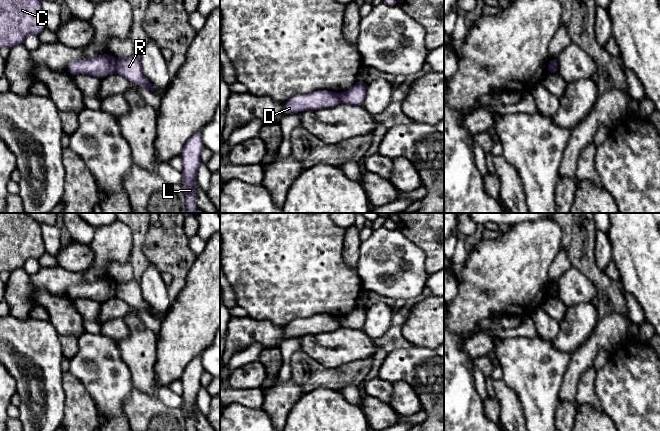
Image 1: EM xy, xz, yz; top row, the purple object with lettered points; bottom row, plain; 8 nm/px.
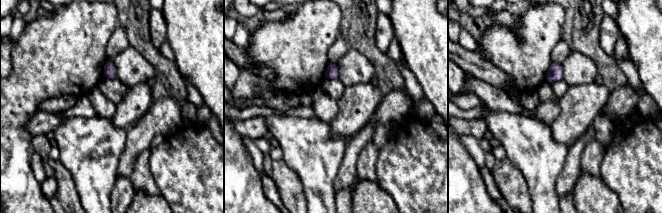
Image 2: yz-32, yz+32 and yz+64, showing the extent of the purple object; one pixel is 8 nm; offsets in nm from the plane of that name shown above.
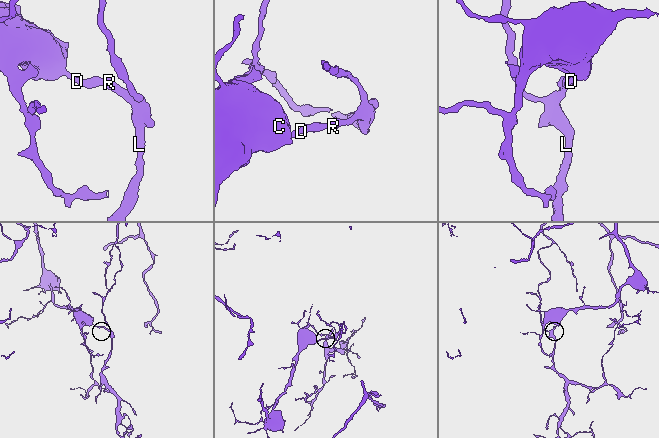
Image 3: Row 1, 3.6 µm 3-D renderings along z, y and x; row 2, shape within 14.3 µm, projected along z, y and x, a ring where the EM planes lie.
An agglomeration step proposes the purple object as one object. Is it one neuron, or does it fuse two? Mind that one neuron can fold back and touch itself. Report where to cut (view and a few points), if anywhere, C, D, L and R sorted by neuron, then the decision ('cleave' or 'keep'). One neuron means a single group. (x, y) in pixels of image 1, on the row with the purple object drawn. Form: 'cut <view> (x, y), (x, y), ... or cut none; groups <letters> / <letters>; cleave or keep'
cut xy (117, 60), (115, 72); groups C D / L R; cleave

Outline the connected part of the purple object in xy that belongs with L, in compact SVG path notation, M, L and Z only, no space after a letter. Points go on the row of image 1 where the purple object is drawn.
M194 133L184 145L180 154L183 163L183 190L185 192L186 213L196 213L197 200L196 200L196 176L199 165L201 164L201 153L205 148L202 141L202 133Z

